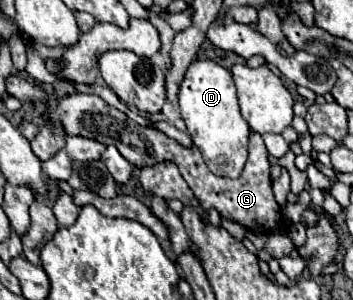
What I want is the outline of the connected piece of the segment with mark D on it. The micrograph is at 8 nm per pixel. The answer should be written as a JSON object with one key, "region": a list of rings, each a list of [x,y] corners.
{"region":[[[196,59],[188,67],[180,83],[178,103],[180,117],[188,127],[188,135],[200,149],[204,163],[210,167],[210,171],[220,177],[238,177],[248,159],[250,125],[240,115],[236,87],[230,71],[210,59]]]}

